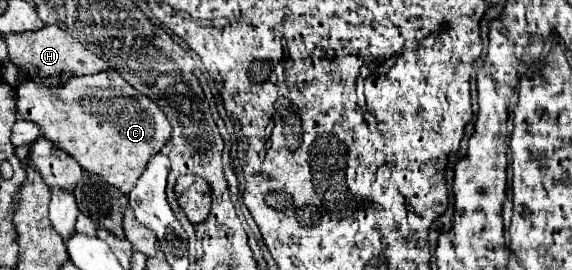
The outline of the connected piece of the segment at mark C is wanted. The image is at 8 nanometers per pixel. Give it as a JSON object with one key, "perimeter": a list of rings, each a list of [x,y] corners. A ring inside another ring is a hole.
{"perimeter":[[[105,70],[91,76],[75,76],[59,88],[49,88],[45,84],[27,80],[17,88],[17,110],[25,120],[39,124],[41,134],[71,154],[85,170],[101,176],[105,182],[125,194],[135,186],[139,174],[145,172],[149,158],[157,154],[171,138],[171,124],[161,108],[129,86],[115,70]]]}

